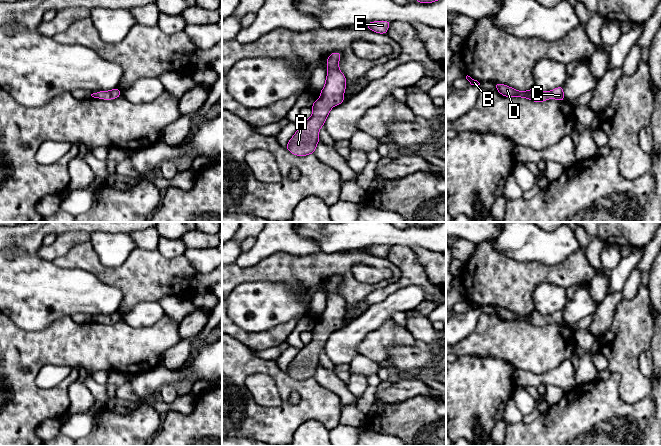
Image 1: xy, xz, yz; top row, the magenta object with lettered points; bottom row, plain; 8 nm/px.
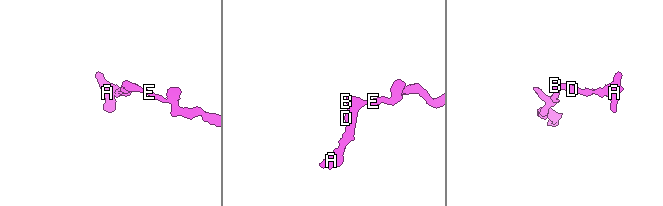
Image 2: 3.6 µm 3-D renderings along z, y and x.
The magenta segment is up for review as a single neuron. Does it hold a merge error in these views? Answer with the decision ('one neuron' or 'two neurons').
one neuron

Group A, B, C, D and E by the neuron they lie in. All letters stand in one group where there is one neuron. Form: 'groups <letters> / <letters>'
groups A B C D E

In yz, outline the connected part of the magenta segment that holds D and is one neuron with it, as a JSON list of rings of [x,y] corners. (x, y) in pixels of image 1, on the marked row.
[[[494,83],[497,91],[506,97],[521,97],[521,98],[527,98],[534,102],[544,102],[547,99],[557,99],[561,102],[564,102],[564,89],[563,86],[557,87],[554,90],[544,92],[538,87],[534,86],[531,90],[528,91],[518,91],[514,88],[511,88],[507,85],[500,84],[500,83]]]

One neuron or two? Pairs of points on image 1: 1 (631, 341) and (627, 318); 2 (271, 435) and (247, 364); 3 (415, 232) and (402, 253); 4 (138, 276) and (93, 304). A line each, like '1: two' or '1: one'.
1: one
2: one
3: two
4: two

